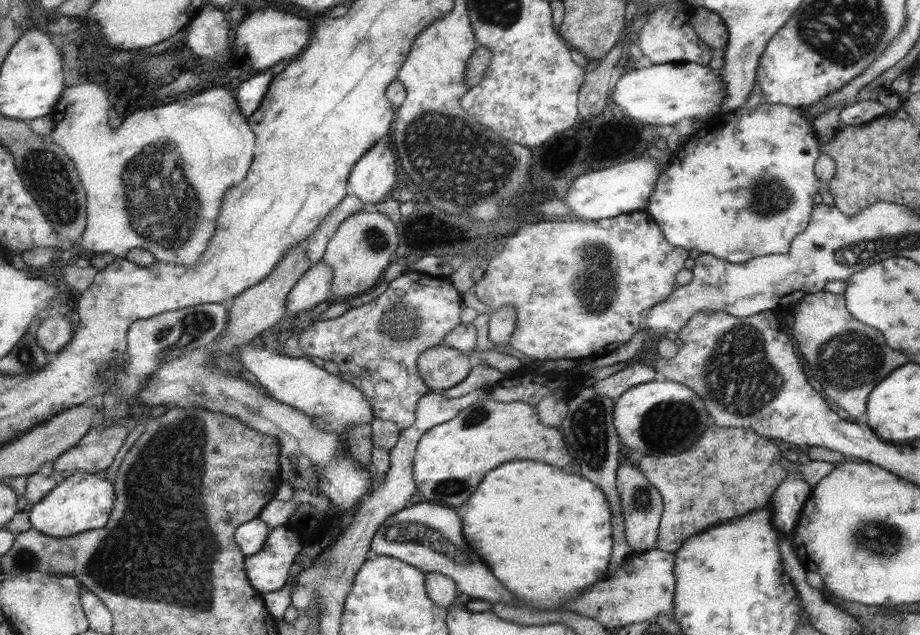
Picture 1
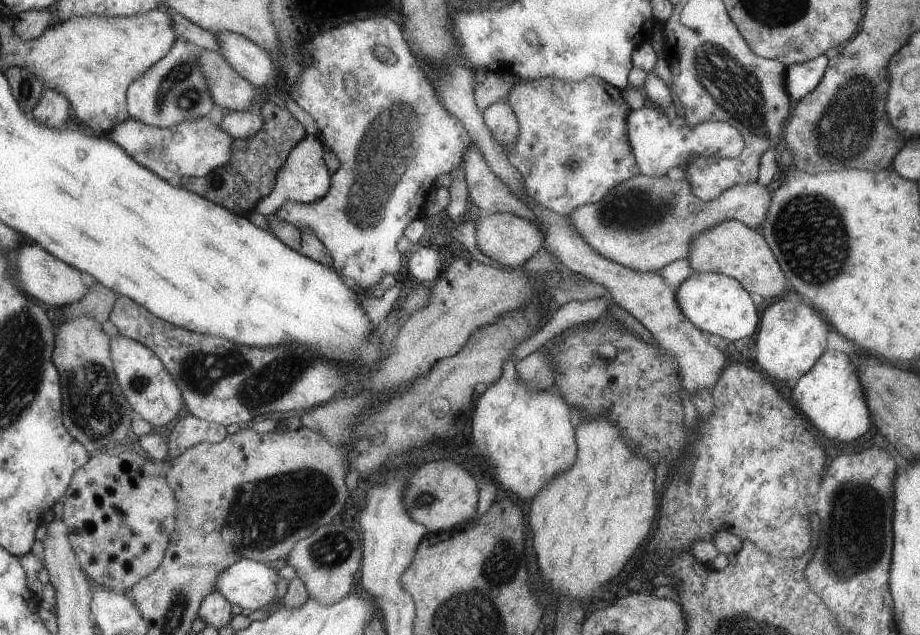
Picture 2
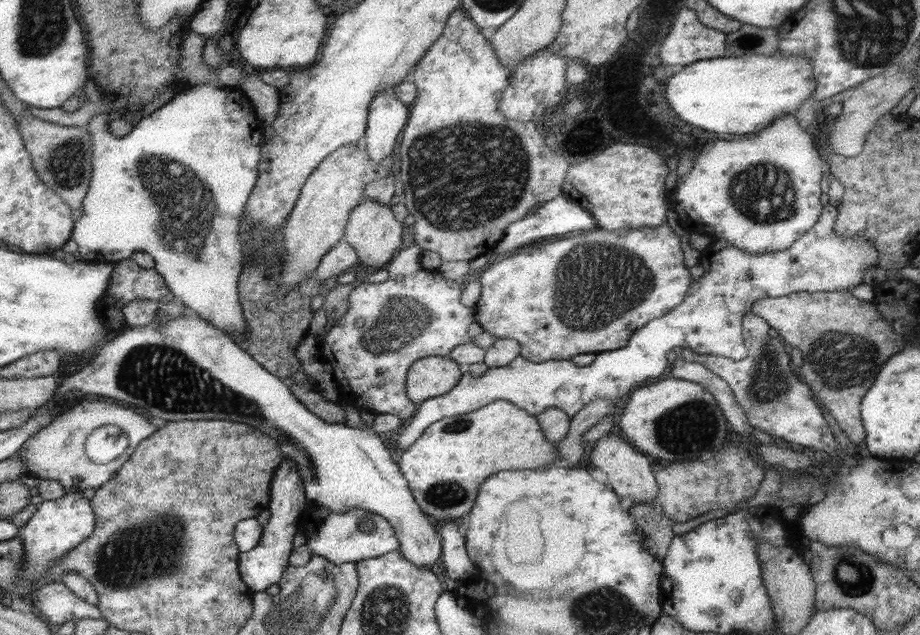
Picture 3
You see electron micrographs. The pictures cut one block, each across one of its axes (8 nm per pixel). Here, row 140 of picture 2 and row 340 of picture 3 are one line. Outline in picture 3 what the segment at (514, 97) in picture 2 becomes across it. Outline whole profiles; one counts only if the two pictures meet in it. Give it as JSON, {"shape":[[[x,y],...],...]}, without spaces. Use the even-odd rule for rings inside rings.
{"shape":[[[667,223],[657,227],[642,228],[621,228],[607,232],[597,228],[589,229],[589,232],[581,232],[579,236],[570,234],[571,238],[555,239],[555,242],[549,244],[537,244],[537,246],[527,246],[525,250],[519,250],[519,254],[508,254],[504,259],[498,262],[491,261],[482,271],[478,282],[480,285],[480,297],[473,306],[473,314],[476,323],[486,332],[496,338],[511,338],[520,343],[521,358],[528,359],[529,362],[560,361],[570,359],[577,354],[589,354],[589,352],[607,352],[616,351],[628,344],[629,337],[641,327],[648,324],[654,318],[663,317],[664,314],[676,308],[687,293],[689,288],[689,272],[683,266],[683,252],[681,252],[681,240],[679,236],[669,230]]]}

